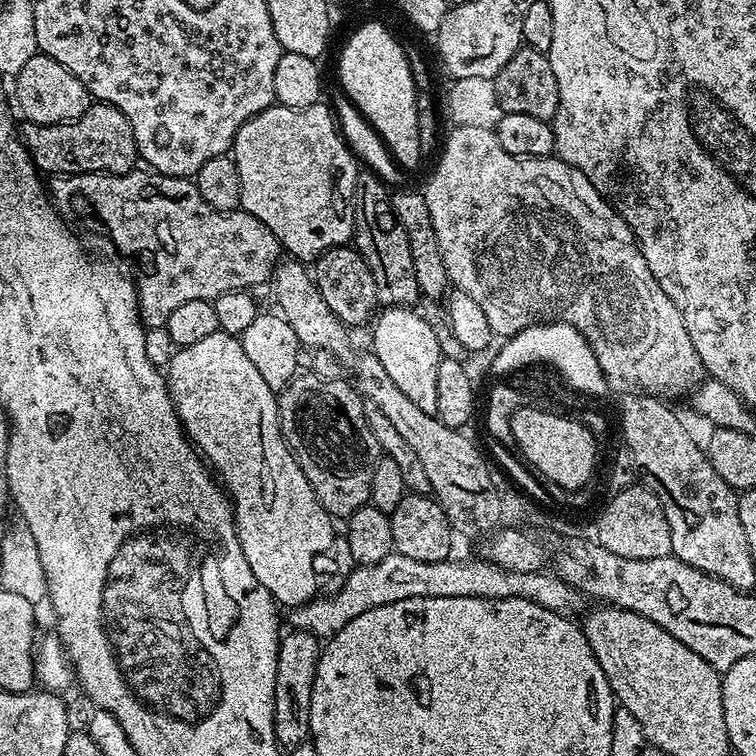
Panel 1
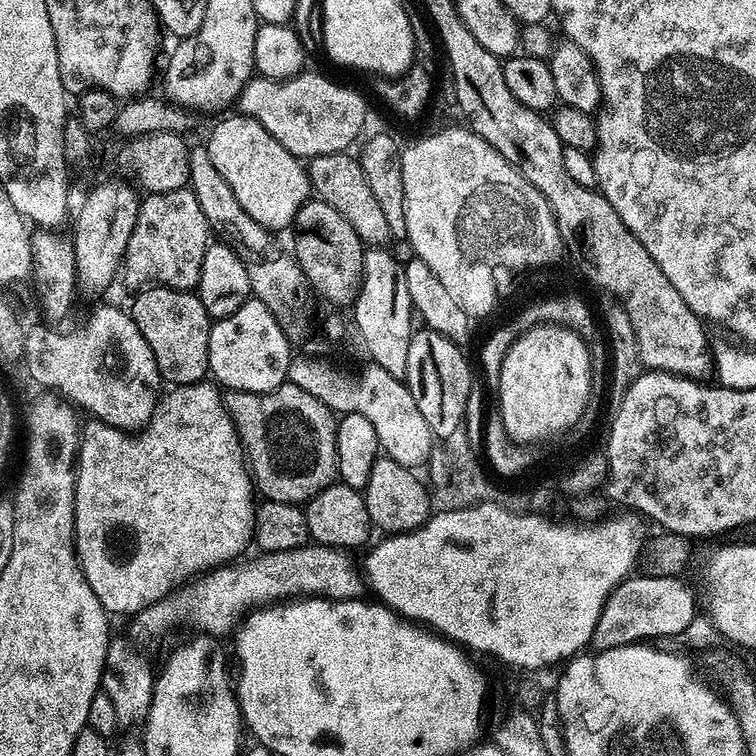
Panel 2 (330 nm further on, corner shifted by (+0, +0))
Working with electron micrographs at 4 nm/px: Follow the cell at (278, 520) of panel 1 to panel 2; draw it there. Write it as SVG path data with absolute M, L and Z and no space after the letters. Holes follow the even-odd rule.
M201 382L182 384L173 387L171 391L169 396L167 393L157 403L156 412L147 428L135 434L123 432L120 428L103 424L95 418L89 419L82 428L76 469L76 557L80 559L80 565L86 574L86 580L90 582L90 588L94 590L94 594L98 594L98 600L110 614L140 612L147 604L165 599L171 593L168 591L175 584L182 583L196 568L211 570L243 557L240 555L247 550L248 543L249 546L253 543L256 535L258 500L254 495L254 481L244 454L244 445L241 444L238 430L228 413L228 405L221 389L215 383Z

